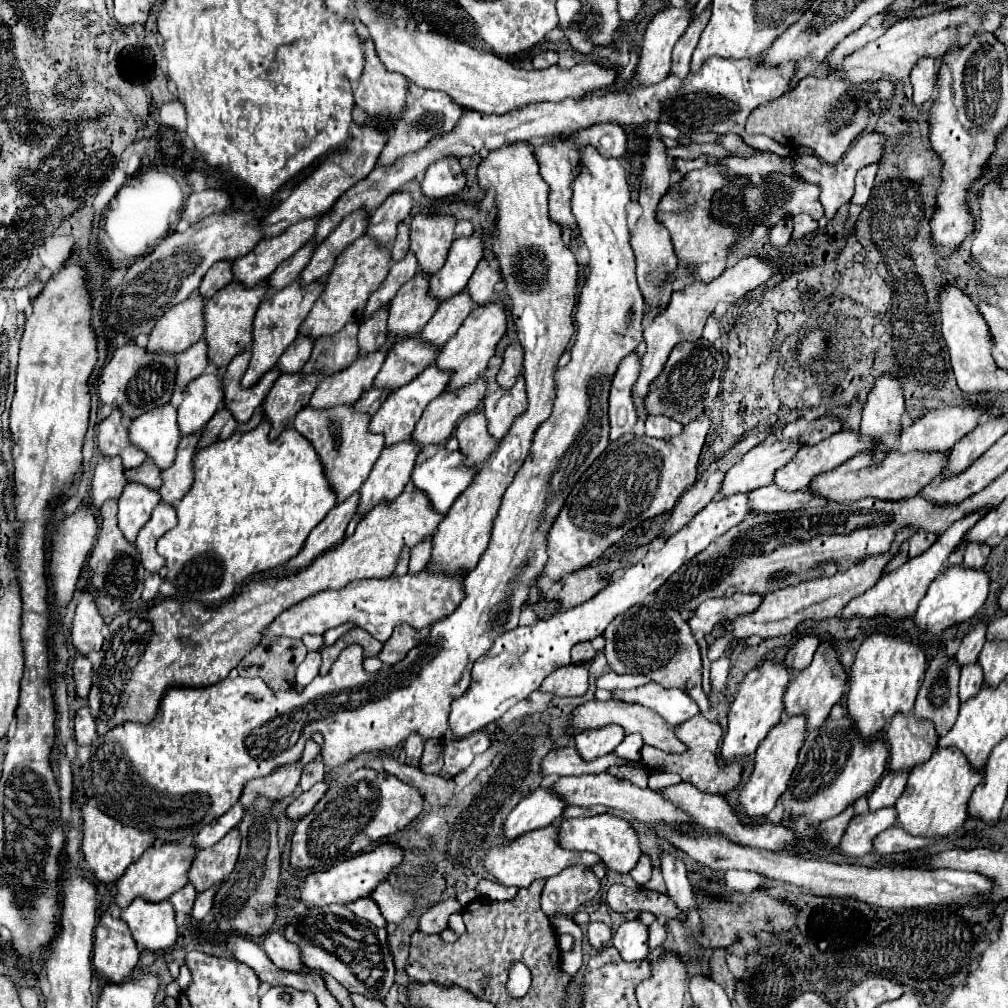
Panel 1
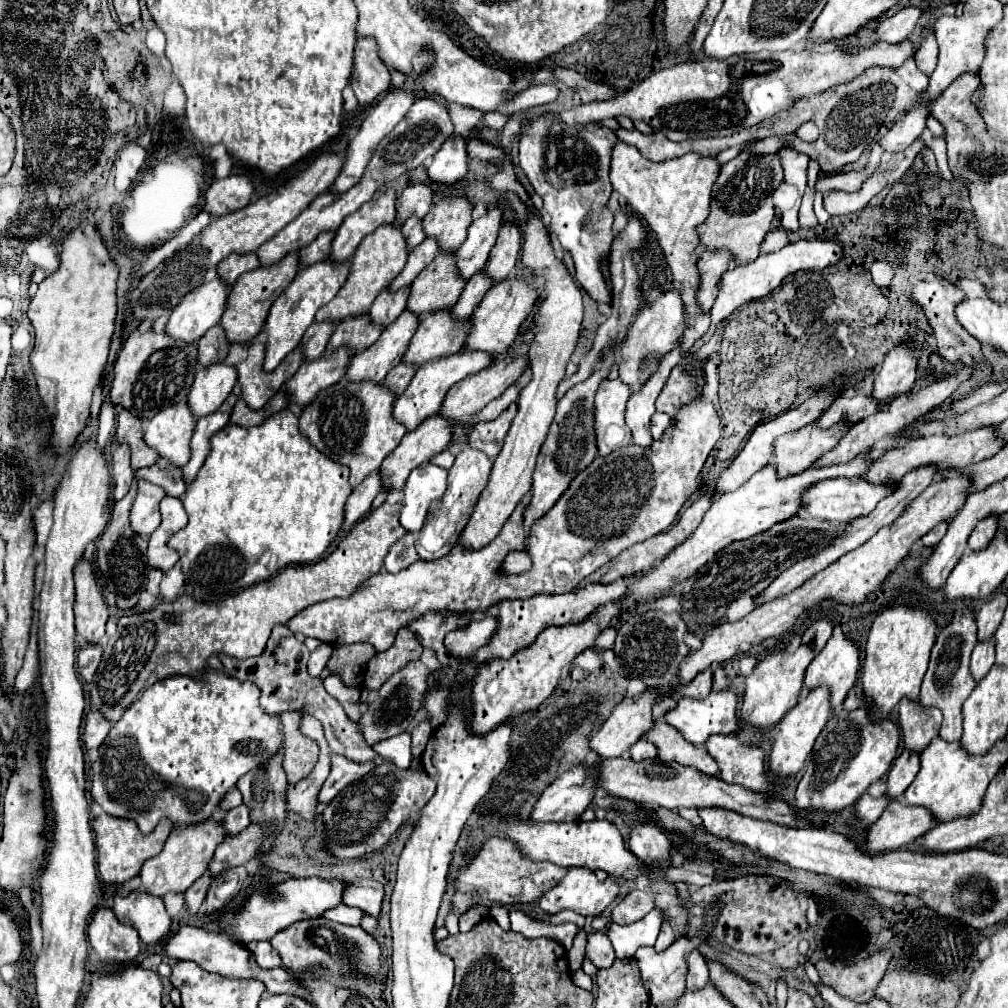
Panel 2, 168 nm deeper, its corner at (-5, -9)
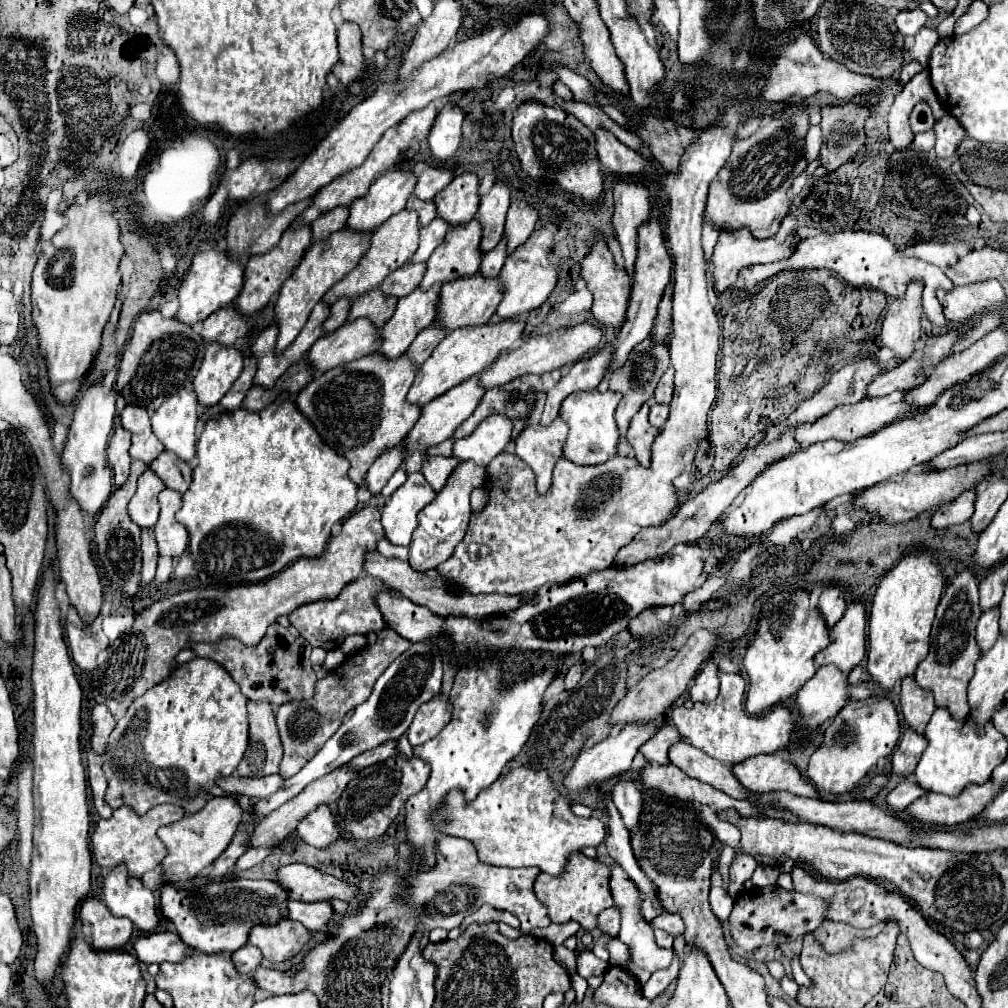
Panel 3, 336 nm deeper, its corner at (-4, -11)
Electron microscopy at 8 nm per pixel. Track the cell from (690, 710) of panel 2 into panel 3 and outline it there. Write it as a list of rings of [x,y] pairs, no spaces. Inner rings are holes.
[[[720,674],[718,698],[712,702],[696,702],[690,710],[686,710],[684,706],[674,708],[670,712],[672,722],[690,744],[704,750],[708,756],[728,764],[744,762],[756,754],[774,754],[778,750],[786,750],[790,744],[808,746],[808,734],[798,728],[798,724],[792,720],[792,712],[786,706],[776,704],[776,708],[760,716],[746,714],[744,690],[746,680],[740,674]]]

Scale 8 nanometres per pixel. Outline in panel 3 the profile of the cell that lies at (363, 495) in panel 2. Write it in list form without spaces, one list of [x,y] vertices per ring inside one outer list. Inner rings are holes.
[[[400,444],[394,446],[392,450],[386,450],[384,454],[376,458],[376,462],[370,466],[366,476],[366,484],[372,496],[380,494],[380,490],[390,480],[390,476],[400,468],[402,460],[404,460],[404,452],[400,452]]]

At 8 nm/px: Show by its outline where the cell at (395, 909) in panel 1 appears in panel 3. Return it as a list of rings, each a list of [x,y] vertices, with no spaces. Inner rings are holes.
[[[298,862],[288,864],[278,868],[276,874],[278,874],[278,884],[282,884],[282,888],[288,888],[290,900],[316,902],[316,900],[338,898],[350,902],[350,898],[358,894],[354,886],[348,886],[346,882],[328,876],[308,864],[298,864]]]

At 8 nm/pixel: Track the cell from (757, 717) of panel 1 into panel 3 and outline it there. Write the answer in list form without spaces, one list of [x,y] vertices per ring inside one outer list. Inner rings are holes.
[[[808,590],[776,592],[772,596],[764,596],[754,638],[750,640],[750,646],[744,654],[744,668],[750,678],[746,710],[754,716],[764,714],[774,704],[794,696],[802,684],[816,674],[814,656],[830,642],[830,628],[824,616],[820,616],[818,608],[810,606]]]

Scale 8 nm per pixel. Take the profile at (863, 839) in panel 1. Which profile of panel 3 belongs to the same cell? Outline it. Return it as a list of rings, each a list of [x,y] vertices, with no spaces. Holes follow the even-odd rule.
[[[992,780],[982,786],[968,784],[968,788],[964,788],[964,792],[954,798],[928,792],[908,806],[906,812],[926,826],[954,826],[976,818],[980,808],[984,808],[984,804],[988,804],[996,792],[1000,792],[1000,784],[992,784]]]

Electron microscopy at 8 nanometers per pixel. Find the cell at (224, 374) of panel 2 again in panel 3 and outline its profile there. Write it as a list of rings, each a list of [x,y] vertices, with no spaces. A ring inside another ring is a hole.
[[[208,344],[194,378],[194,392],[204,406],[216,406],[242,372],[242,354],[234,346]]]

